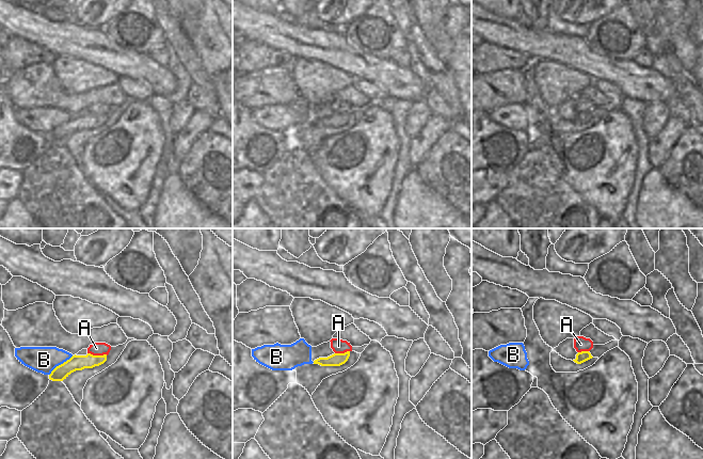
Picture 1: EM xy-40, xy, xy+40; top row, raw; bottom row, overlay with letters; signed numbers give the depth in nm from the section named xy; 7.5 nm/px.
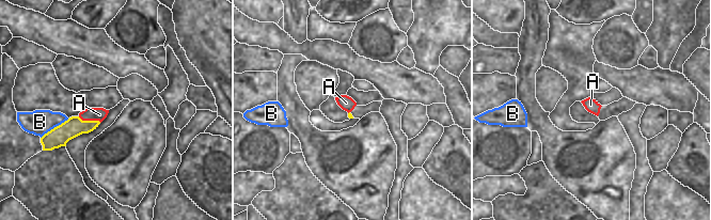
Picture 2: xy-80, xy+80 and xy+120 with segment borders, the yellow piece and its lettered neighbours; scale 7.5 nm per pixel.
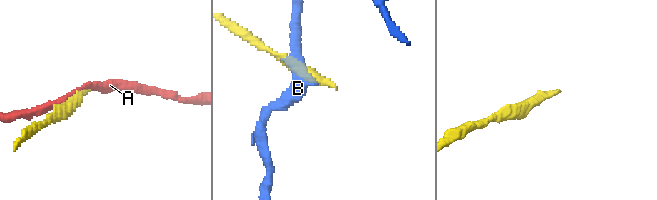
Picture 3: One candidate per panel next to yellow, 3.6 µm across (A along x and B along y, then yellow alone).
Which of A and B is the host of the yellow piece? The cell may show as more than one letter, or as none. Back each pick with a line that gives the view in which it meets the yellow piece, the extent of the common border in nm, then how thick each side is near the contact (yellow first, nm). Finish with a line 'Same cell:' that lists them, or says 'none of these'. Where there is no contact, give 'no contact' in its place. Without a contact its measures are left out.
Same cell: none of these

